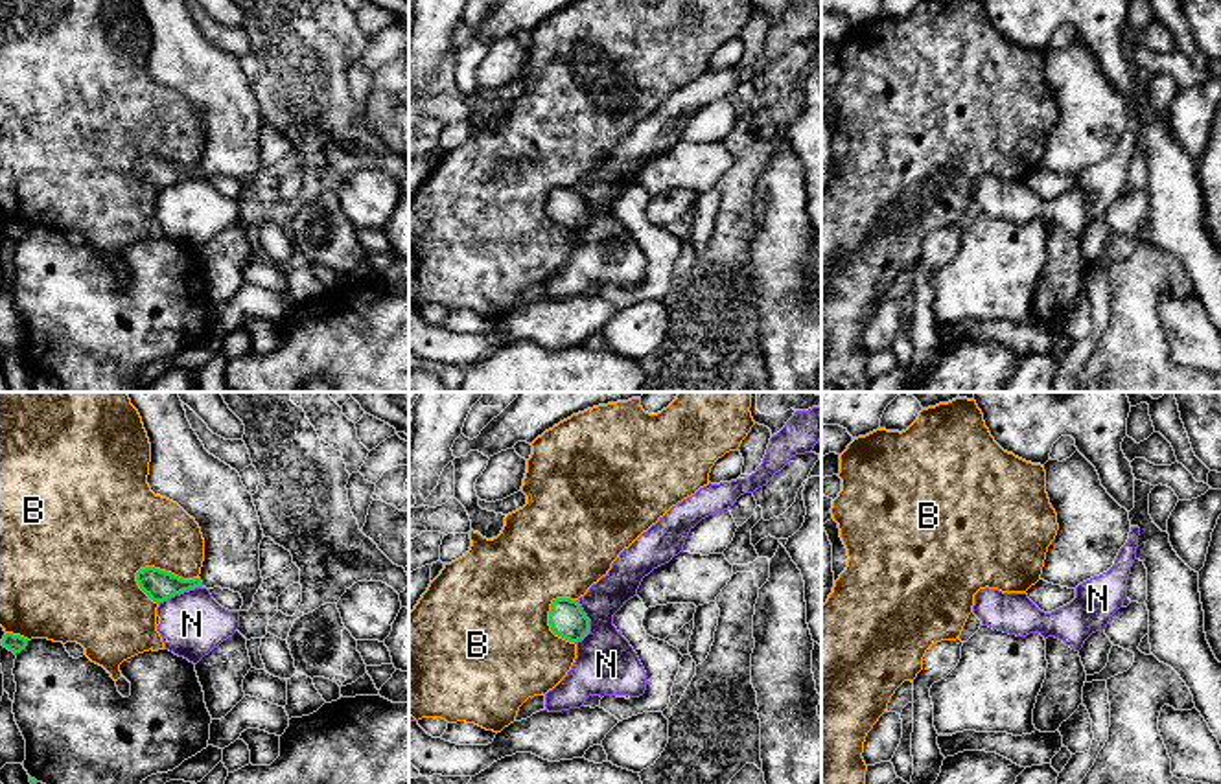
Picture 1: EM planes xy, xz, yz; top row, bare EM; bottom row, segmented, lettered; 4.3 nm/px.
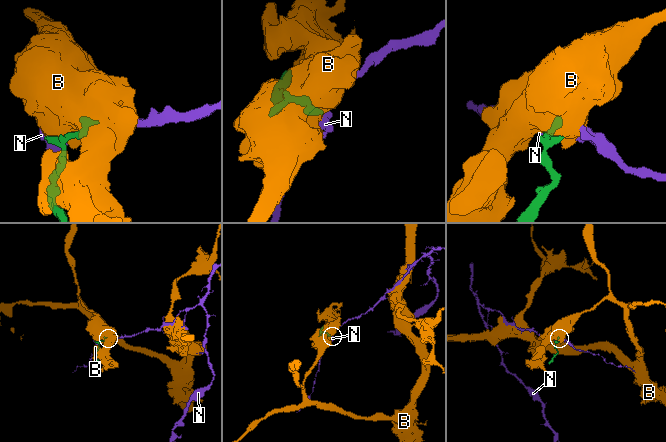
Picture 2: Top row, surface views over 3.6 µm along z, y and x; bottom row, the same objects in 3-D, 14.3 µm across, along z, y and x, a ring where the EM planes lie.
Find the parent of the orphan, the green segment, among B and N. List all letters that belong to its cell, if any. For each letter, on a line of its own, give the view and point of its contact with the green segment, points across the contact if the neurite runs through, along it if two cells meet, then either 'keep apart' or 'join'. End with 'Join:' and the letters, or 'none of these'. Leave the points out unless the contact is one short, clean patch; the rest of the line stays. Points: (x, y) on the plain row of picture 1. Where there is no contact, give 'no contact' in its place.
B: xy (164, 159) | keep apart
N: xz (588, 210) | along xz (575, 188), (588, 207), (588, 219), (577, 230) | keep apart
Join: none of these

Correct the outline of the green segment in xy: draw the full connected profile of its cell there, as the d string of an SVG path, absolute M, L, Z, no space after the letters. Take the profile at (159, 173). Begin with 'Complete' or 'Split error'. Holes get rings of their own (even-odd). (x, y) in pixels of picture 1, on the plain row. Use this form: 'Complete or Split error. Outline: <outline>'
Split error. Outline: M186 0L138 2L151 31L151 79L193 105L204 127L204 149L197 166L182 167L145 155L136 160L140 177L157 191L195 175L230 177L243 186L239 199L249 199L263 171L263 118L252 83L236 57L204 37Z

